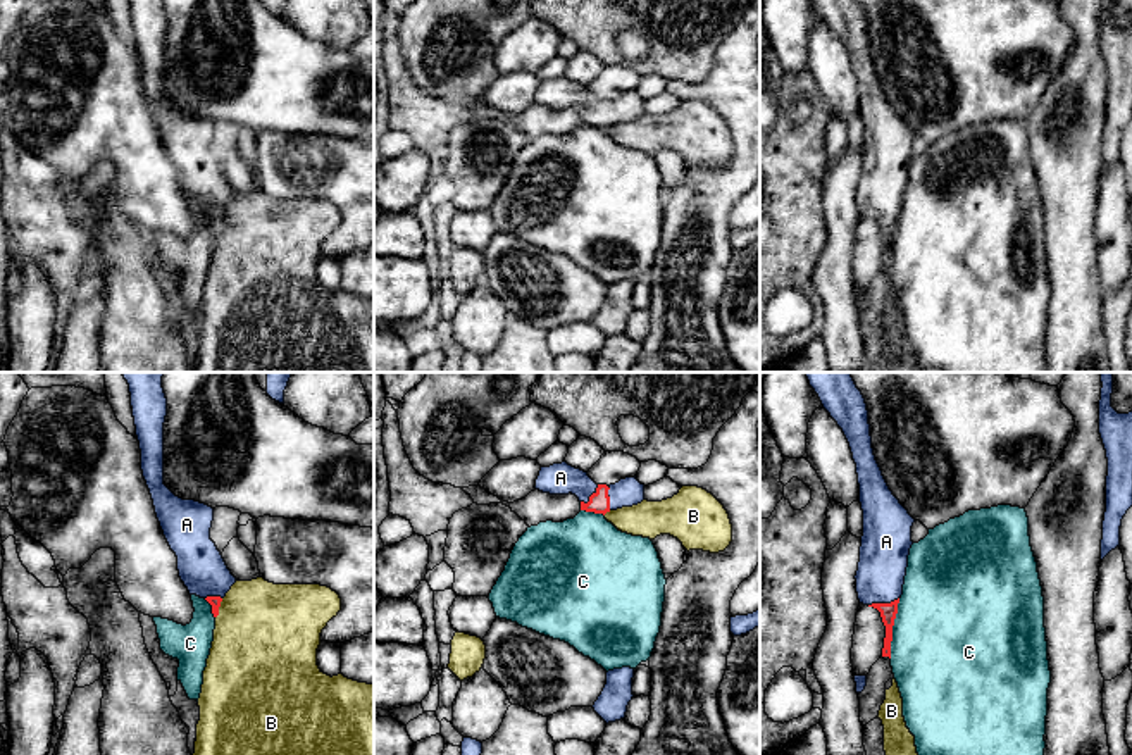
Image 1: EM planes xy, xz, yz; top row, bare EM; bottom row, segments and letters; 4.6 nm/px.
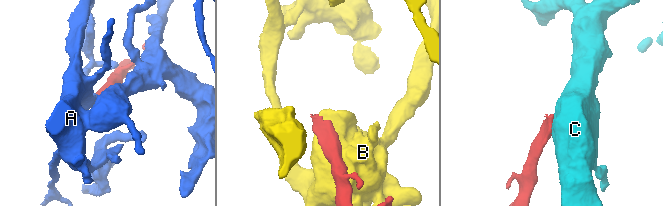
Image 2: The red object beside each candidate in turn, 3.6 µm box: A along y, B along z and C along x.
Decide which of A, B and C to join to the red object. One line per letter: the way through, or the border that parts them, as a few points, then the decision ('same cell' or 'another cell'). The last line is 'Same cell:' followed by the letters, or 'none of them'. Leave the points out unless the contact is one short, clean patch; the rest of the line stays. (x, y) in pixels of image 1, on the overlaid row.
A: runs through yz (888, 611), (883, 604), (884, 550); same cell
B: another cell
C: border along yz (900, 599), (889, 657); another cell
Same cell: A

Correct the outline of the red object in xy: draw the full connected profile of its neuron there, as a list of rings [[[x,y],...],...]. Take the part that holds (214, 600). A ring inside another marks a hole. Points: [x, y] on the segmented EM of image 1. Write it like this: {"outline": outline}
{"outline": [[[164,372],[121,374],[129,384],[143,477],[164,536],[177,557],[179,577],[190,595],[205,598],[212,605],[212,614],[217,617],[221,602],[236,577],[210,540],[214,509],[195,500],[183,500],[164,484],[164,422],[167,415]]]}

